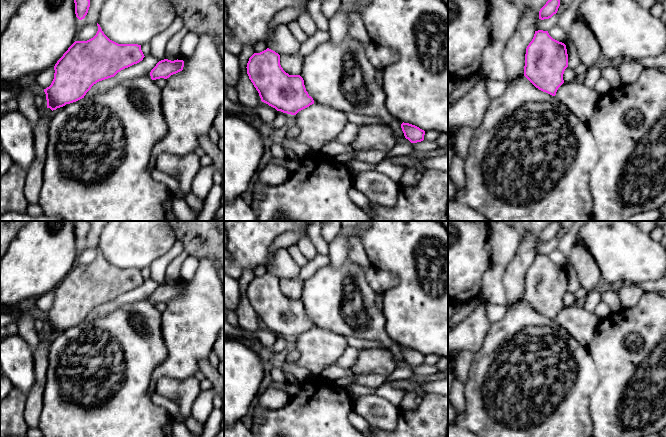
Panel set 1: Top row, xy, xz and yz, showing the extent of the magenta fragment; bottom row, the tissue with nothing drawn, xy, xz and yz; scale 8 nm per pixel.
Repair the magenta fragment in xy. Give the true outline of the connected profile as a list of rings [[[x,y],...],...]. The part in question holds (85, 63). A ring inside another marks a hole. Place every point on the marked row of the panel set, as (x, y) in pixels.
[[[98,23],[97,26],[98,31],[93,38],[75,41],[55,64],[54,79],[51,85],[44,89],[47,108],[52,111],[84,98],[94,84],[114,77],[121,70],[139,63],[145,57],[141,45],[118,44],[104,34]]]

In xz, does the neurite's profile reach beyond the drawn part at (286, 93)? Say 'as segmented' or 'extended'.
as segmented

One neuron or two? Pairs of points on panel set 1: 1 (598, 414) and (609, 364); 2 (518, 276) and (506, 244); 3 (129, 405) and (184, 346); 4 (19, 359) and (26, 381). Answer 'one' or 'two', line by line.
1: one
2: two
3: two
4: one

